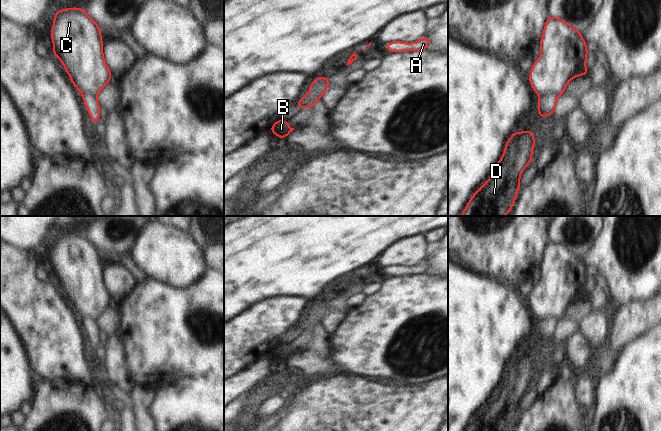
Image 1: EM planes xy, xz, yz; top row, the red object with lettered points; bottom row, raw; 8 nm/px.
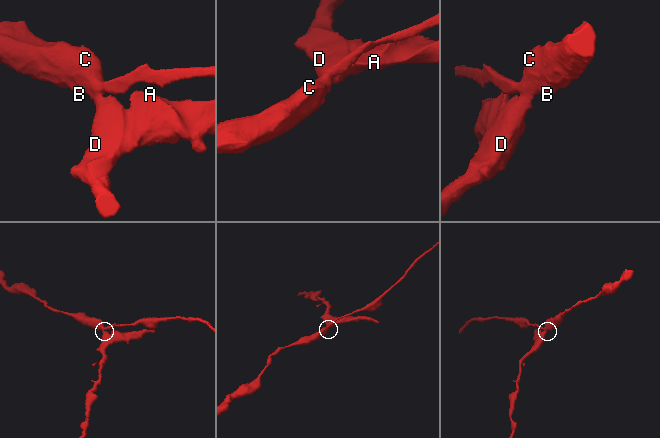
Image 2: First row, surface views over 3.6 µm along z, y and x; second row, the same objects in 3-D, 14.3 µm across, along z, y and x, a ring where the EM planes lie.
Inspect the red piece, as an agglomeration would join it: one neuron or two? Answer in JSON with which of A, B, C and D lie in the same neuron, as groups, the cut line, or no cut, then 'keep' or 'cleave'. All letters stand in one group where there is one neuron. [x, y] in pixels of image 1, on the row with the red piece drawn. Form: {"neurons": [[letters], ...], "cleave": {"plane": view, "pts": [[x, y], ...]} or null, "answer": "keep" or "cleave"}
{"neurons": [["A", "D"], ["B", "C"]], "cleave": {"plane": "yz", "pts": [[557, 95], [548, 93], [539, 96]]}, "answer": "cleave"}

